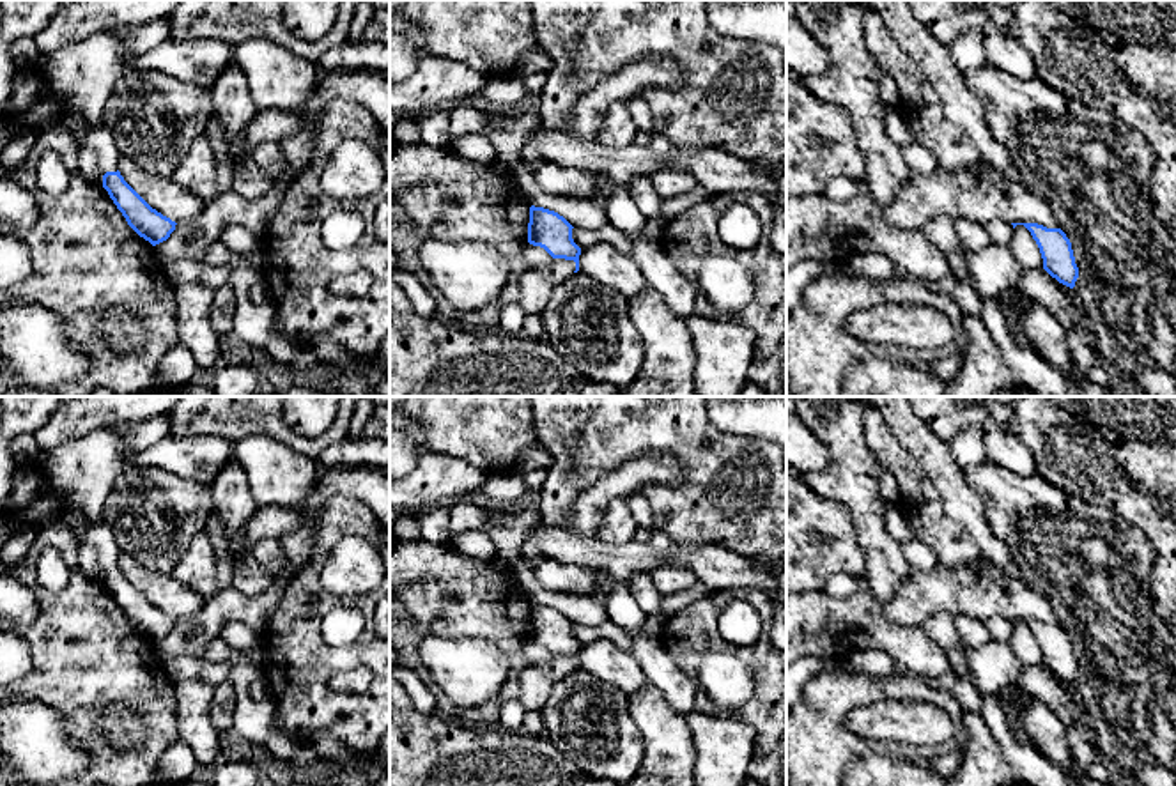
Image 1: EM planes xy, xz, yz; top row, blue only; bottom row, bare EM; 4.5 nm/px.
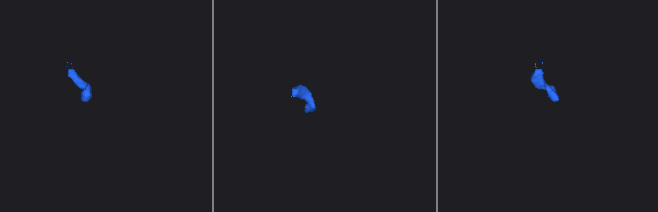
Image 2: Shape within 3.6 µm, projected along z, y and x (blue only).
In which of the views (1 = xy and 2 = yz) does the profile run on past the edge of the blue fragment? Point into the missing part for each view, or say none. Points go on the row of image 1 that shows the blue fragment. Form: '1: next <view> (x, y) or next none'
1: next xy (98, 138)
2: next none

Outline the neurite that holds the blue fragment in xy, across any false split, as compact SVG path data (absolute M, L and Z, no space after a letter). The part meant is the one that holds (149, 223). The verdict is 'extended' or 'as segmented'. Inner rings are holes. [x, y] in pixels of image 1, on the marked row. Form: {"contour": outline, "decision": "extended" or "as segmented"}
{"contour": "M78 106L66 108L78 122L76 136L81 140L85 149L90 149L101 166L103 188L108 191L110 198L117 209L126 218L128 225L152 246L166 241L175 230L175 221L163 216L152 209L120 175L117 170L120 154L110 135L110 131L101 126L92 126L87 122L85 113Z", "decision": "extended"}

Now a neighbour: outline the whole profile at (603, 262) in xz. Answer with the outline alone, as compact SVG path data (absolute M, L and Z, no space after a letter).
M607 243L581 250L579 269L629 301L646 289L646 280L634 258Z

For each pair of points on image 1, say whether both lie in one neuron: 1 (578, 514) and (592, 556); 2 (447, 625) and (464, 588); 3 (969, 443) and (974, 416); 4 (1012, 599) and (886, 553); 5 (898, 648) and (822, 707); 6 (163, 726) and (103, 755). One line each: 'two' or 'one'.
1: two
2: one
3: two
4: two
5: two
6: one

